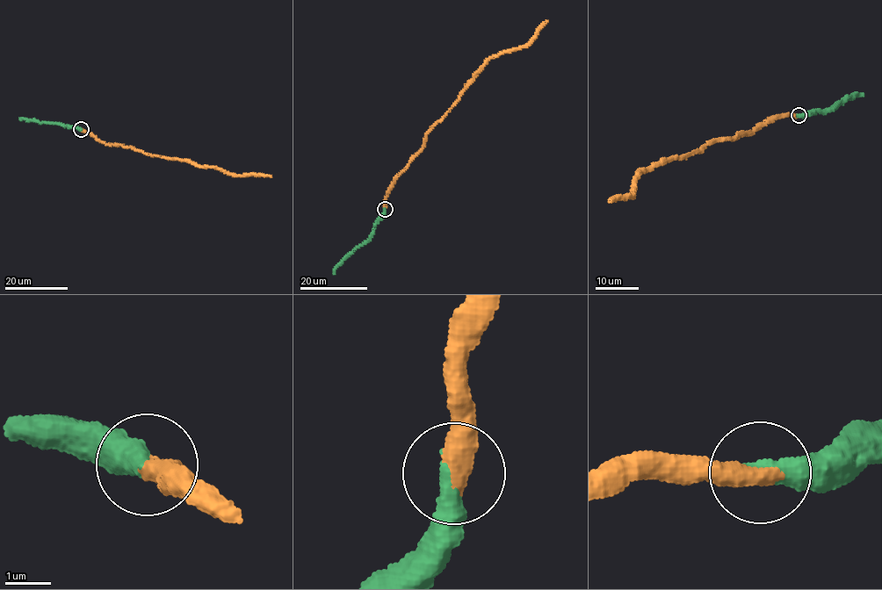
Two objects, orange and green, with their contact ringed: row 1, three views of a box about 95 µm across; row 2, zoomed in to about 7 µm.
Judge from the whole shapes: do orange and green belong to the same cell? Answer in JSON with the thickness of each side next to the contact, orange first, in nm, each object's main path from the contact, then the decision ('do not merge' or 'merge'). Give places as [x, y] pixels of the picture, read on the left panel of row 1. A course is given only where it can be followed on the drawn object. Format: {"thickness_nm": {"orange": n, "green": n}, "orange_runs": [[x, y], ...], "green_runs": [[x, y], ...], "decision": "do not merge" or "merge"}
{"thickness_nm": {"orange": 500, "green": 500}, "orange_runs": [[81, 129], [105, 143], [220, 168], [232, 174], [271, 176]], "green_runs": [[81, 129], [18, 118]], "decision": "do not merge"}

